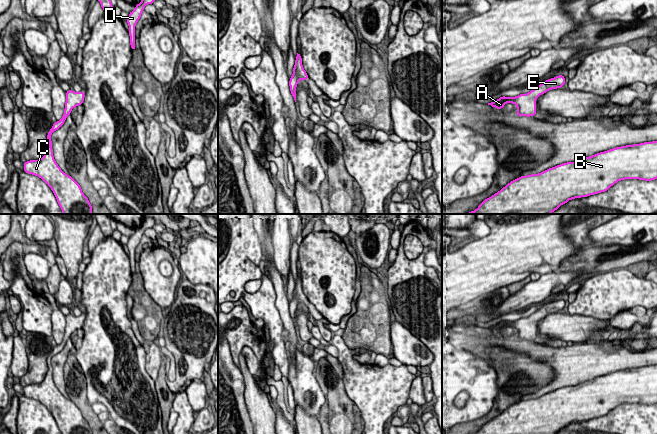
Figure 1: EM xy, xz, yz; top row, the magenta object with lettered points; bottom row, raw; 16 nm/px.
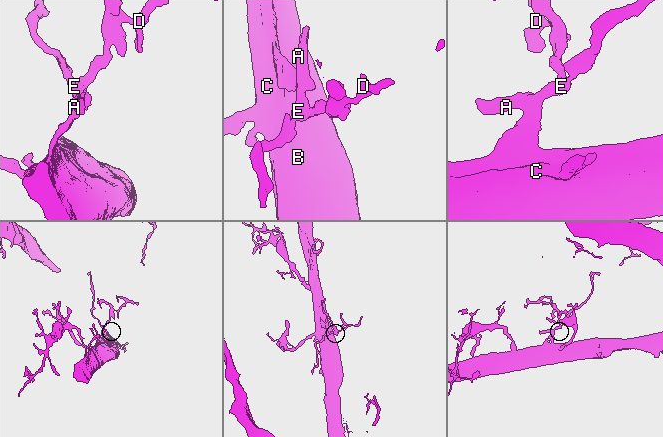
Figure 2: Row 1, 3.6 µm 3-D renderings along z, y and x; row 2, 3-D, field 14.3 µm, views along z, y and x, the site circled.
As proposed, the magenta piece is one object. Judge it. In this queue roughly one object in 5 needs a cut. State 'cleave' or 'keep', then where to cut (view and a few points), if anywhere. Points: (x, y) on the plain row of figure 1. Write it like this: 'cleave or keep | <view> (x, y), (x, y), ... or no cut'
keep | no cut

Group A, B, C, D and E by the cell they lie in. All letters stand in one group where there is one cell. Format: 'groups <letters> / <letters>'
groups A B C D E

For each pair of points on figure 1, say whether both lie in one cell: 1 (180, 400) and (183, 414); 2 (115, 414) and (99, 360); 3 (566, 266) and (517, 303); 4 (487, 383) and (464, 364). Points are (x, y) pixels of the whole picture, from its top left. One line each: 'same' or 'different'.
1: same
2: same
3: different
4: same

